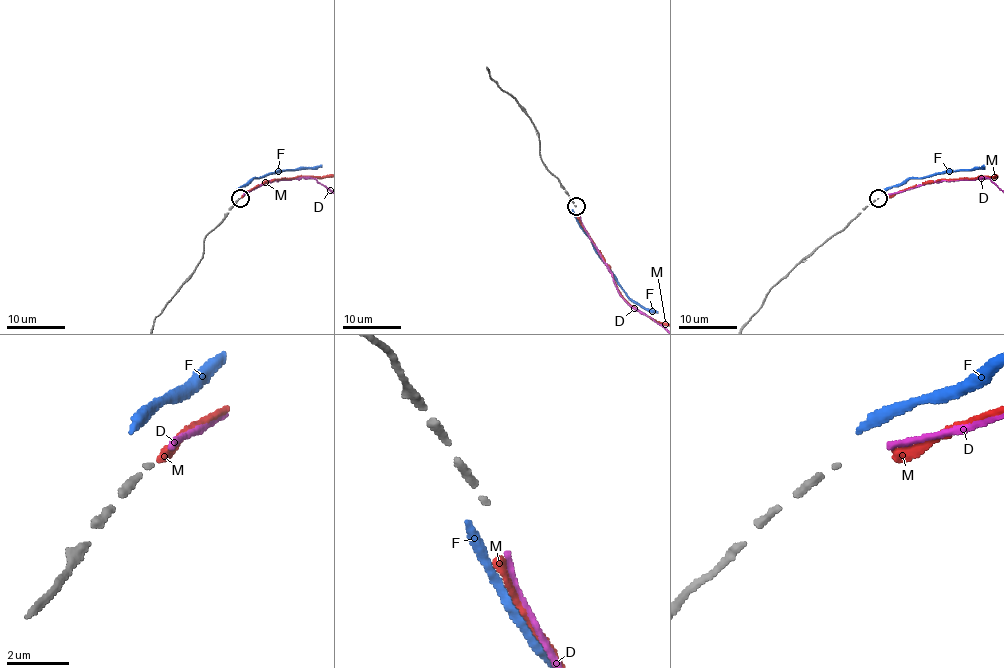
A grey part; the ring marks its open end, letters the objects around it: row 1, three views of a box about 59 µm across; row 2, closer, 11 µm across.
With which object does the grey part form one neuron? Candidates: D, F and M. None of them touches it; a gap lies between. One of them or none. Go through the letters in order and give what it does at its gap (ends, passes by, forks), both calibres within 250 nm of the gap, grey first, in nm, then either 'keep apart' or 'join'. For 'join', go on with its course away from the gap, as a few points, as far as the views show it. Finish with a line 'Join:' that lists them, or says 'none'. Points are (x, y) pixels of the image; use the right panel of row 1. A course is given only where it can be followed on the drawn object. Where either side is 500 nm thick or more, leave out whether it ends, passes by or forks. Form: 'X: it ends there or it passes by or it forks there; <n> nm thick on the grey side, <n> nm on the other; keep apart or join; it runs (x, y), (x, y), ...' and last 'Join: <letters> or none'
D: it ends there; 130 nm thick on the grey side, 190 nm on the other; join
F: it ends there; 130 nm thick on the grey side, 280 nm on the other; keep apart
M: it ends there; 130 nm thick on the grey side, 280 nm on the other; keep apart
Join: D

